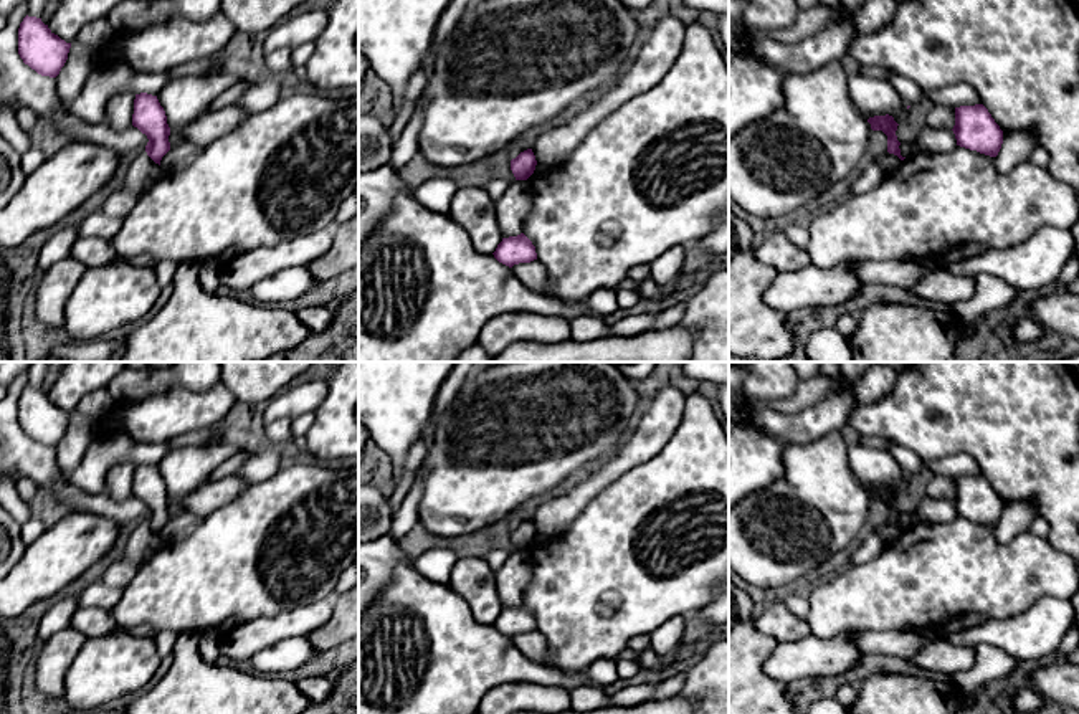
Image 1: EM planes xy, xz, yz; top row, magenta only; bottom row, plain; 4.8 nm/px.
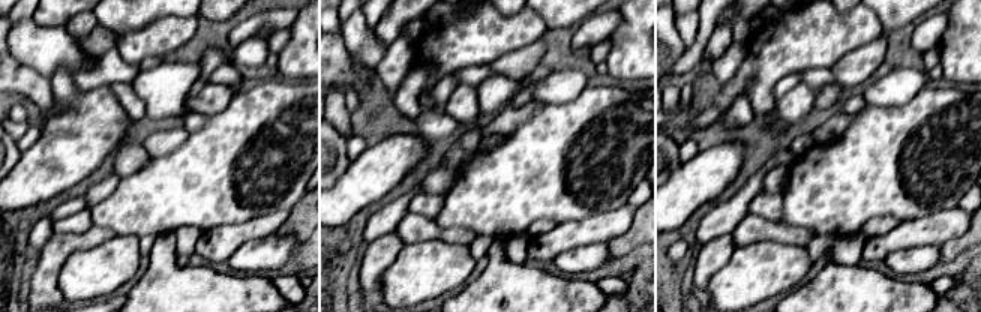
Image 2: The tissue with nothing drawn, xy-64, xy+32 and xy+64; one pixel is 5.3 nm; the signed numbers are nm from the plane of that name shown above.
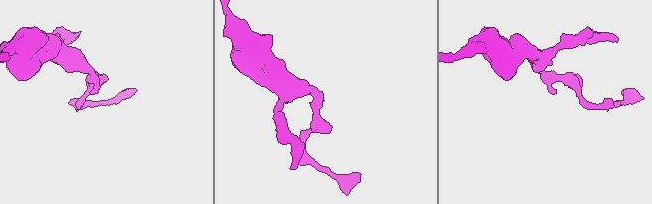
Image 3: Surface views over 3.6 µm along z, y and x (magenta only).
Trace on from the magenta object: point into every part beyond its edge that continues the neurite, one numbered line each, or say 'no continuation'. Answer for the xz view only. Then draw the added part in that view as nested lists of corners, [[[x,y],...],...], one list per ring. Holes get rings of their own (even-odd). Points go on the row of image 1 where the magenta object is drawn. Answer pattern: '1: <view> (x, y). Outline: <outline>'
no continuation

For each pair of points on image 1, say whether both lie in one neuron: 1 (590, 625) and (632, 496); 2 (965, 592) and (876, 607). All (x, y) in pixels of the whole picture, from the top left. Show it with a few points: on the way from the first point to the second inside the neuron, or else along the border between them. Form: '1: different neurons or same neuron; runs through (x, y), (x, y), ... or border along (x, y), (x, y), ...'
1: same neuron; runs through (592, 594), (627, 559), (630, 528)
2: same neuron; runs through (944, 592), (898, 592)

